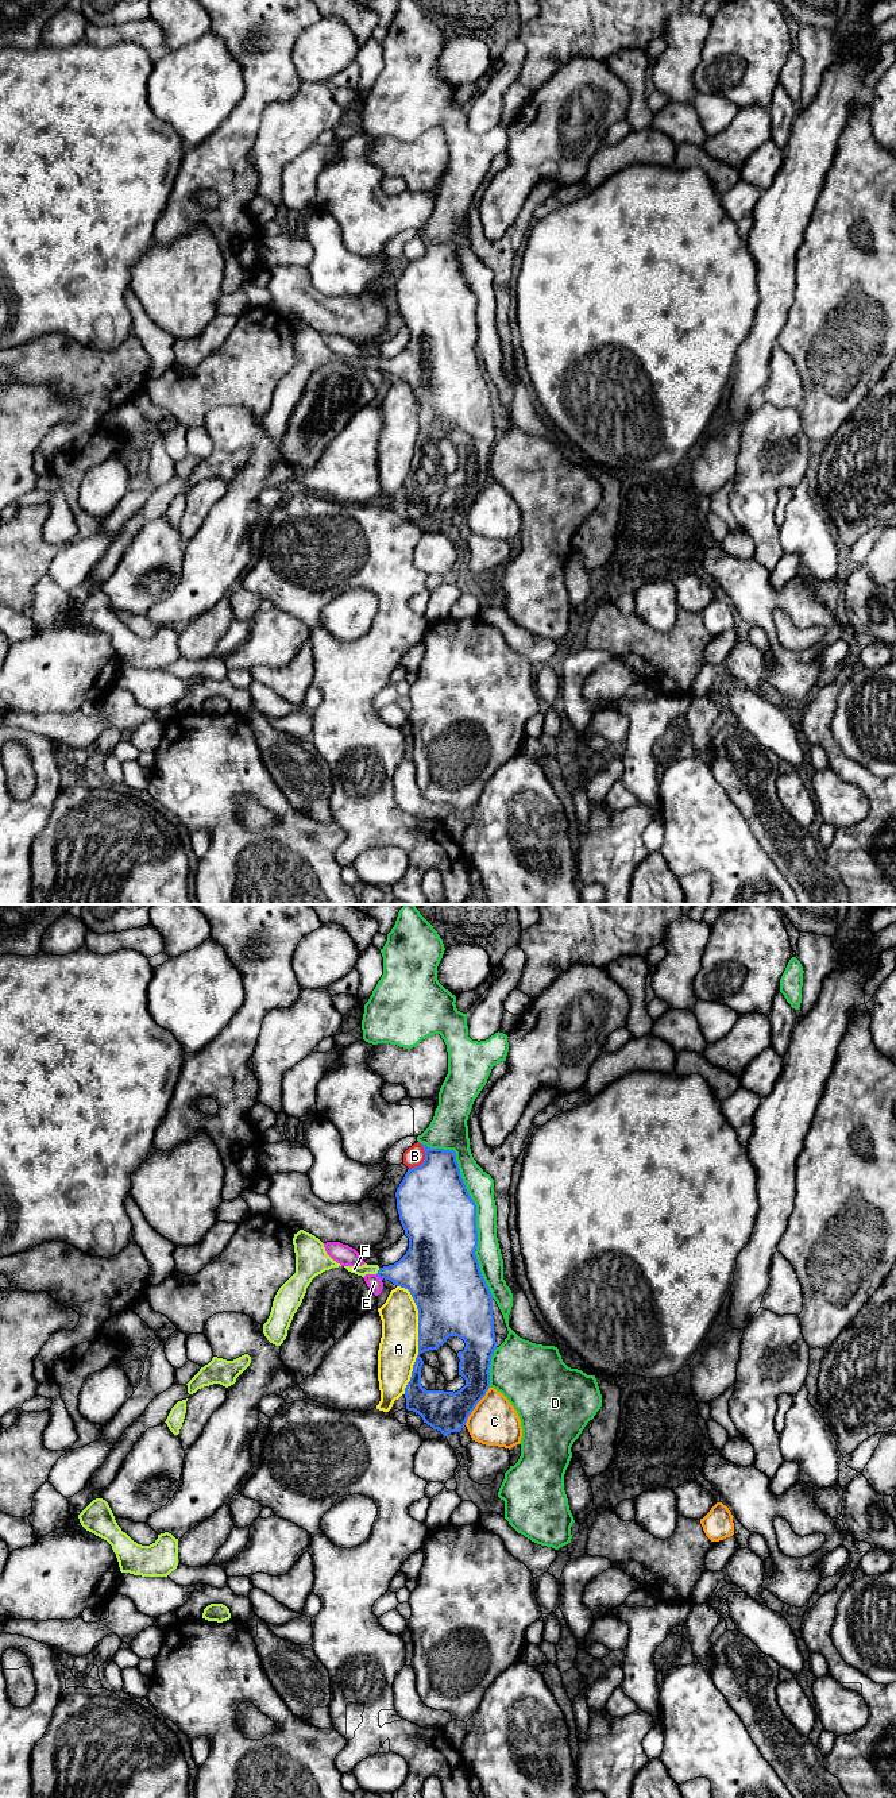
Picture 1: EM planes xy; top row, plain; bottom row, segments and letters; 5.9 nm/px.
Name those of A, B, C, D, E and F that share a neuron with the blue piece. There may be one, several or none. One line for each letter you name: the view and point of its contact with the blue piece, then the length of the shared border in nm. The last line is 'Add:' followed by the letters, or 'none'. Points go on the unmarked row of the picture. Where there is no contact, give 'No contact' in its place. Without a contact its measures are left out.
F: Touches blue at xy (378, 363). Shared border 50 nm
Add: F

